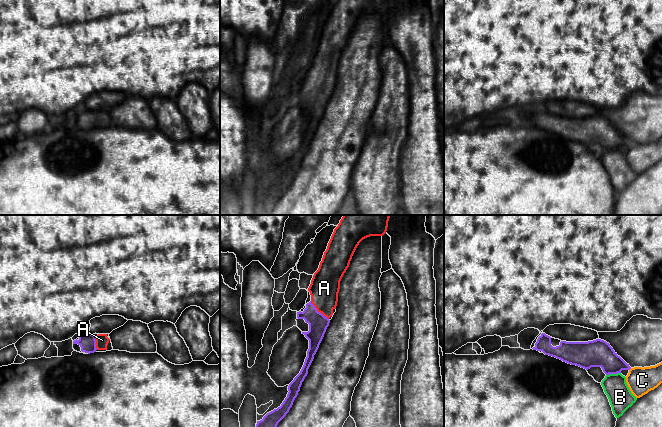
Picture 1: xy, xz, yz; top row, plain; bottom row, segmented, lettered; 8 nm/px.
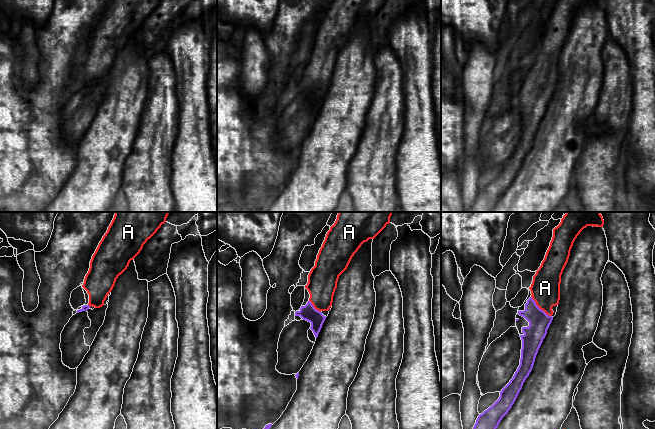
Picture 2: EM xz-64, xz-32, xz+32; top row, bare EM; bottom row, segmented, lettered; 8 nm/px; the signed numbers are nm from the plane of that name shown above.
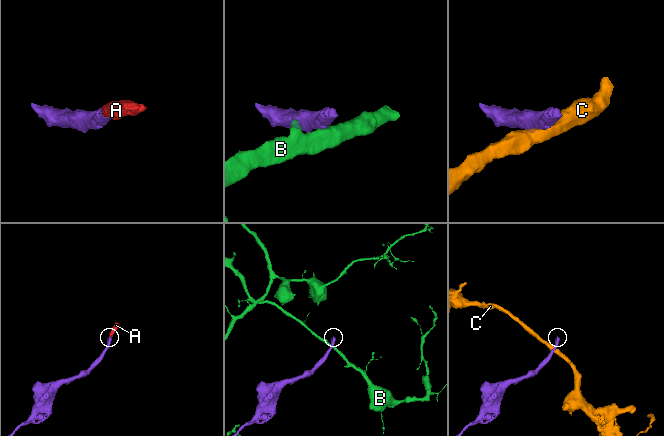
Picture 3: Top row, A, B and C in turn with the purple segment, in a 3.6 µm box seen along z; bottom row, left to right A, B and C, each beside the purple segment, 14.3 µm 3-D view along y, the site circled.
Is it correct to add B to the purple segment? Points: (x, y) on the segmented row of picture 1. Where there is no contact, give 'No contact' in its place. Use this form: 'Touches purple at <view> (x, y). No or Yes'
Touches purple at yz (613, 373). No

